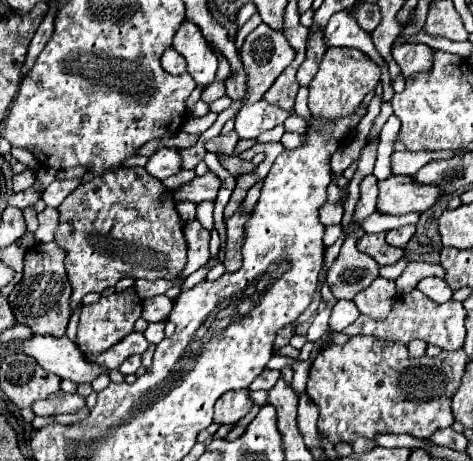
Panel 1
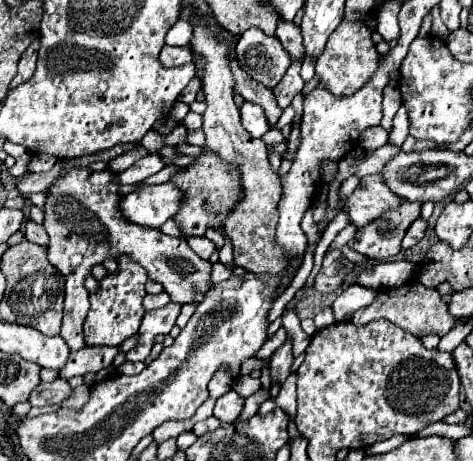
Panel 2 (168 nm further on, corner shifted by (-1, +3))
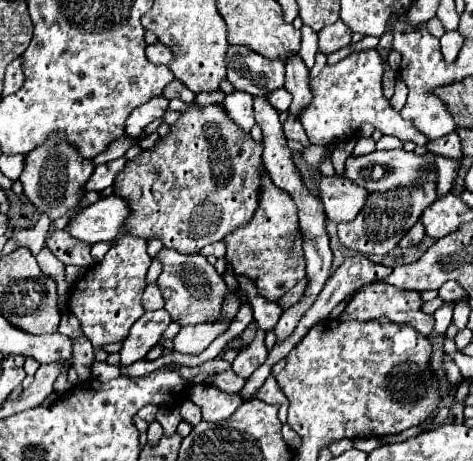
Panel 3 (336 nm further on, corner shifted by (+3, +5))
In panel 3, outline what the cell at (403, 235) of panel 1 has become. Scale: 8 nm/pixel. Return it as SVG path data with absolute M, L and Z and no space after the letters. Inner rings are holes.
M417 221L417 223L403 235L403 239L399 241L399 247L413 247L413 245L419 245L423 237L425 237L425 227L423 227L421 221Z

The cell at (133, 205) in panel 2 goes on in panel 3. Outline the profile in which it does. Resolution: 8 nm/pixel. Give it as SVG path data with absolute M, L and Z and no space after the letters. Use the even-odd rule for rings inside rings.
M109 195L83 209L81 215L67 225L67 231L71 237L85 243L113 241L123 233L129 215L129 203L119 195Z

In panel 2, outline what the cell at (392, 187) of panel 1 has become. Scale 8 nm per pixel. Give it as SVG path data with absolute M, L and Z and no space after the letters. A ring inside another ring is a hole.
M367 175L359 181L357 189L345 199L343 211L349 213L351 225L363 227L387 209L395 209L395 205L399 207L401 201L403 199L389 191L389 187L379 175Z

